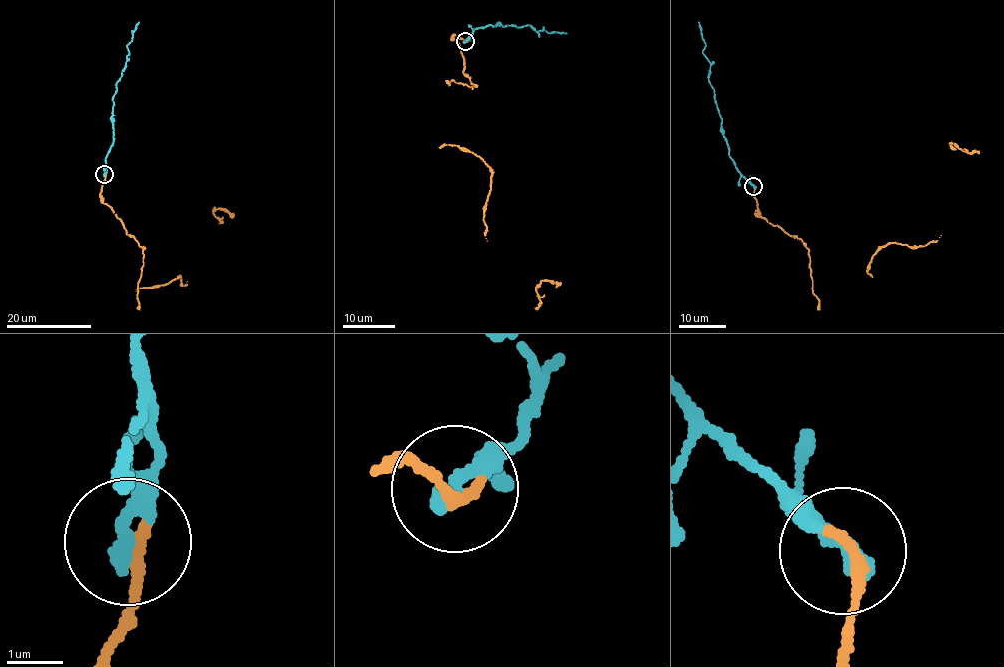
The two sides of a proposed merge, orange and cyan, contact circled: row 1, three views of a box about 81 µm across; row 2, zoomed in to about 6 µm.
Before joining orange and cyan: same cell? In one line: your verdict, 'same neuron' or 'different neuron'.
same neuron

